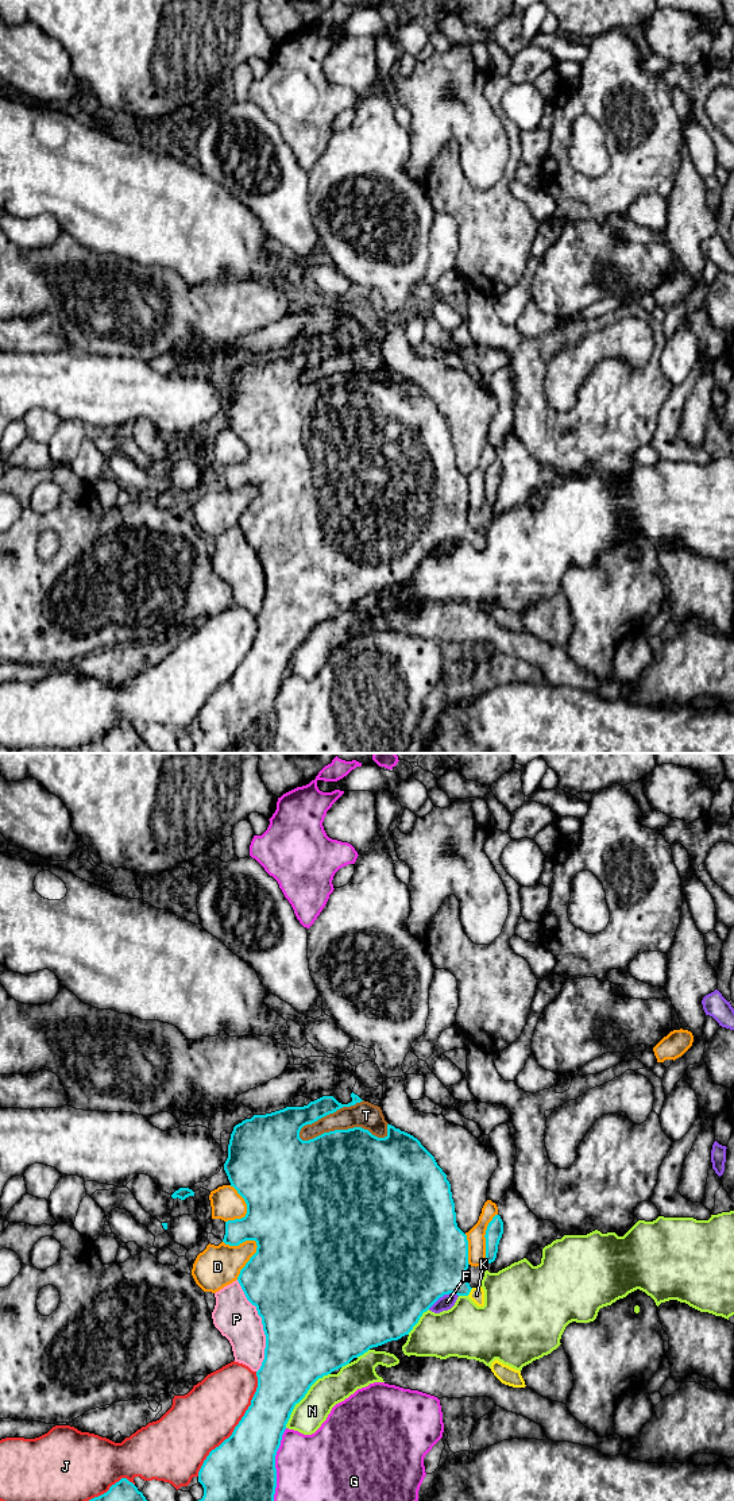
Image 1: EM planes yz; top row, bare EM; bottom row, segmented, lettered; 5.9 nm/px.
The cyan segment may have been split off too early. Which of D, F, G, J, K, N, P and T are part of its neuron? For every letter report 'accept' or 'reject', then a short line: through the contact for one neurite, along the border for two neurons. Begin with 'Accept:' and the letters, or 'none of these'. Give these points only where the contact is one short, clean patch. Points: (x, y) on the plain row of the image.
Accept: K
D: reject
F: reject
G: reject
J: reject
K: accept; line yz (437, 508), (462, 532), (470, 535), (476, 539)
N: reject
P: reject
T: reject

